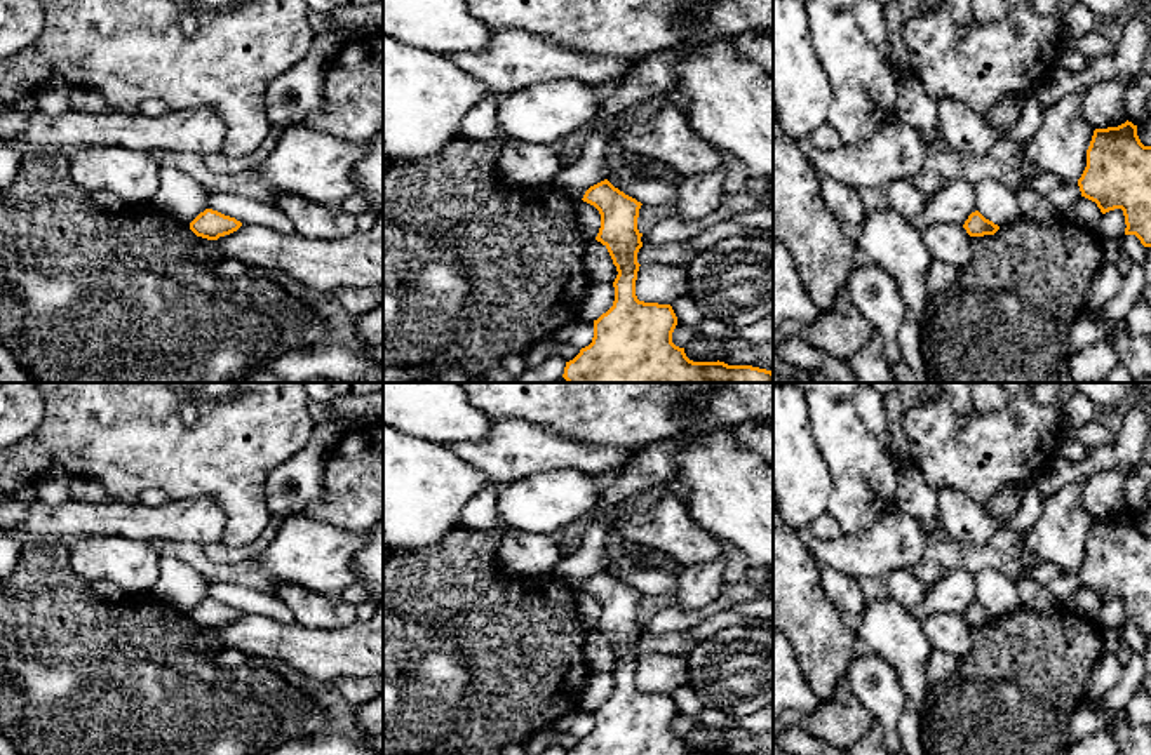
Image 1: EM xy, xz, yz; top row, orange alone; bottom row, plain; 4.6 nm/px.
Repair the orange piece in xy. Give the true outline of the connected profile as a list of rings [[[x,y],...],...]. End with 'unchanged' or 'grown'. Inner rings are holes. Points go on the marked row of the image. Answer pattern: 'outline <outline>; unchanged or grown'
outline [[[205,209],[192,223],[190,230],[202,238],[218,240],[219,237],[230,235],[242,226],[235,217],[225,216],[218,210]]]; unchanged

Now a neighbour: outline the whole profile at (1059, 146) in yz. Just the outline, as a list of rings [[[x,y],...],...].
[[[1067,94],[1043,110],[1036,134],[1026,144],[1026,160],[1036,172],[1078,183],[1087,167],[1094,127],[1081,115],[1083,94]]]

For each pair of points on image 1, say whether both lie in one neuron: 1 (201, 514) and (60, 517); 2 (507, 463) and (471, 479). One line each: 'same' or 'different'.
1: same
2: different

